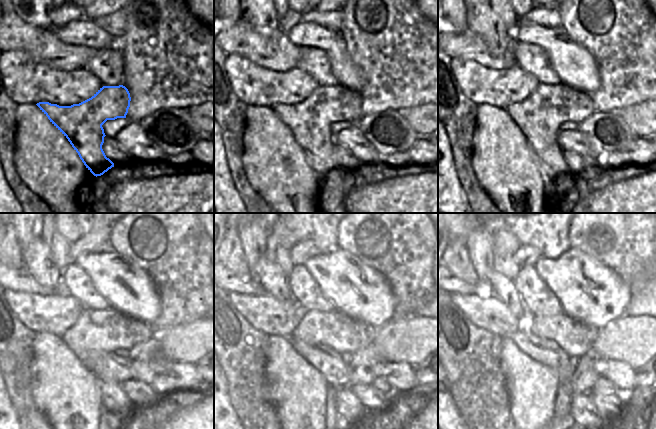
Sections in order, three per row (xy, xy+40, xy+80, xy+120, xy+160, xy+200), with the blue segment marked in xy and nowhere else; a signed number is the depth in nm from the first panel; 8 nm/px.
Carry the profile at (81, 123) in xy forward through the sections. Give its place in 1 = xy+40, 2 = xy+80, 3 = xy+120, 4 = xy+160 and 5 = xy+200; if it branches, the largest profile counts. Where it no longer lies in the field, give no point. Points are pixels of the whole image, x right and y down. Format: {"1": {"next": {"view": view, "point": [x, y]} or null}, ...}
{"1": {"next": {"view": "xy+40", "point": [309, 120]}}, "2": {"next": {"view": "xy+80", "point": [539, 116]}}, "3": {"next": {"view": "xy+120", "point": [107, 330]}}, "4": {"next": {"view": "xy+160", "point": [340, 332]}}, "5": {"next": {"view": "xy+200", "point": [575, 338]}}}

